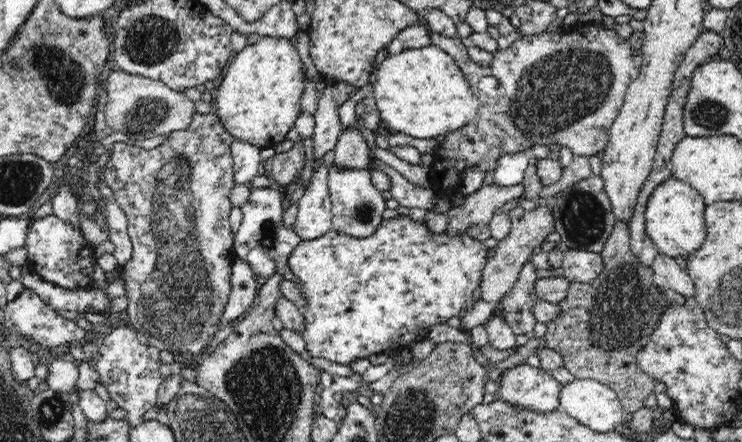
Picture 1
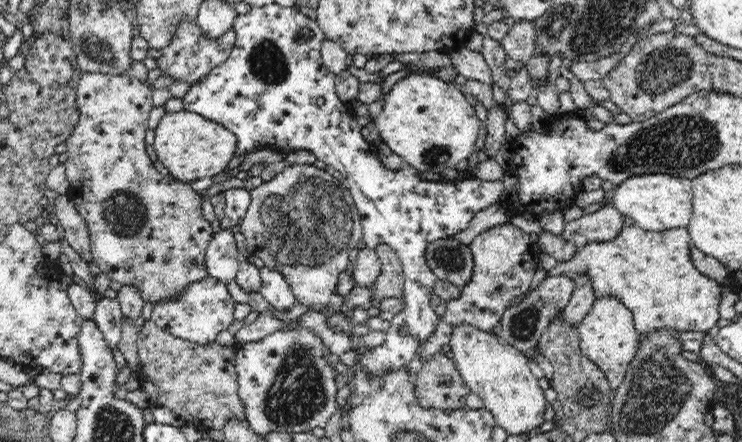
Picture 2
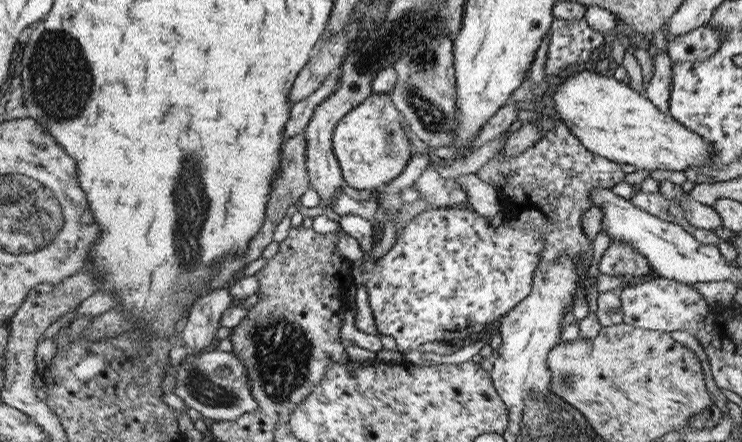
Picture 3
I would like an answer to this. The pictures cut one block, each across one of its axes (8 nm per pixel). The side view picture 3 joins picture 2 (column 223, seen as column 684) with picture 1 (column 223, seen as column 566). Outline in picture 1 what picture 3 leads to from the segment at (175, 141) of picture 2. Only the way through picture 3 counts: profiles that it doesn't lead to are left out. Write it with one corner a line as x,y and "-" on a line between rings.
262,36
254,44
246,45
228,64
226,74
218,86
216,94
216,115
224,129
233,139
244,141
256,147
272,148
286,139
288,132
294,128
299,114
303,112
301,96
305,90
306,73
302,70
302,61
294,44
289,38

